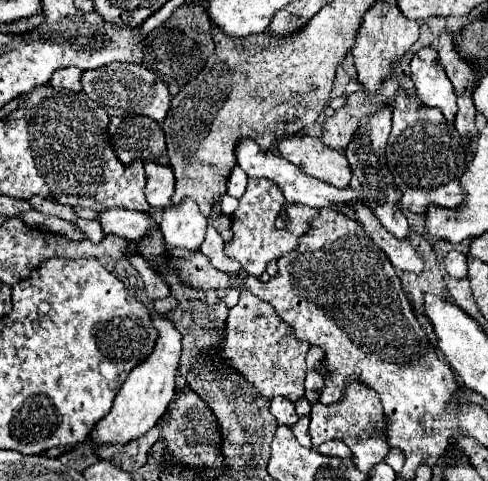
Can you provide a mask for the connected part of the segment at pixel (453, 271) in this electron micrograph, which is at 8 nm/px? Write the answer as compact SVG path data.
M452 250L446 254L446 260L444 260L444 266L448 270L450 276L454 278L466 278L466 256L462 256L460 252Z

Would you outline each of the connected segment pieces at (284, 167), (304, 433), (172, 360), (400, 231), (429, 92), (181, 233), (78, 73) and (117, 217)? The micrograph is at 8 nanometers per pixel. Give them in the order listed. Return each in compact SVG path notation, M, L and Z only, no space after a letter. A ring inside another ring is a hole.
M240 140L236 146L236 158L238 158L238 166L250 176L250 178L268 178L274 180L284 196L286 196L286 206L290 204L304 204L304 206L312 206L312 208L332 208L338 210L340 214L348 214L348 218L354 220L354 210L350 210L350 202L364 202L364 198L358 198L358 194L354 192L352 186L348 188L334 188L328 182L322 182L314 176L304 174L302 170L298 170L298 166L294 166L292 162L286 162L282 156L270 154L270 152L262 152L258 148L258 144L254 144L252 140Z
M302 417L298 421L298 424L294 424L294 426L292 426L292 433L294 434L298 442L302 446L307 448L312 447L311 438L308 432L309 423L310 423L309 417Z
M162 316L154 318L154 326L160 332L154 352L142 364L138 364L130 372L126 382L120 386L110 414L106 414L106 418L102 418L98 422L98 426L94 426L94 430L88 436L88 442L92 446L126 444L126 442L132 442L132 440L144 436L150 428L156 426L158 418L166 412L168 402L174 398L176 372L178 372L178 362L180 362L180 354L182 354L182 350L180 350L182 334L174 328L174 324L170 320L164 320Z
M384 108L384 110L376 112L376 116L362 120L360 130L356 132L350 146L346 148L346 158L352 168L352 174L360 182L360 188L366 196L366 204L374 210L374 214L378 216L382 226L392 236L406 240L408 238L408 222L398 206L398 198L402 198L402 194L398 194L398 188L394 184L394 178L392 178L392 174L388 170L388 162L386 162L386 140L388 140L390 128L392 128L392 108Z
M432 46L420 48L412 56L410 62L410 74L416 86L416 96L426 106L438 108L446 120L454 120L456 116L456 94L454 86L448 80L444 66L440 64L440 58Z
M184 198L180 206L170 206L162 214L160 232L164 236L164 246L168 250L184 248L190 252L200 250L200 244L204 242L208 222L200 214L194 200Z
M64 68L64 70L54 72L54 76L50 80L50 86L66 88L66 90L72 90L72 92L82 92L80 78L82 78L82 70L78 70L78 68Z
M102 210L96 220L100 222L104 234L118 234L126 240L138 240L146 236L154 226L150 214L136 210Z

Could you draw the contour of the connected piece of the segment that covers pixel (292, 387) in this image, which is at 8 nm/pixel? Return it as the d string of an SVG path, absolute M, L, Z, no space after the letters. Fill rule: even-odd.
M242 292L240 302L230 308L220 358L250 380L264 398L272 400L274 396L286 396L296 402L304 396L304 360L308 350L308 342L296 340L292 328L278 318L276 310L264 300L258 300L254 294Z

